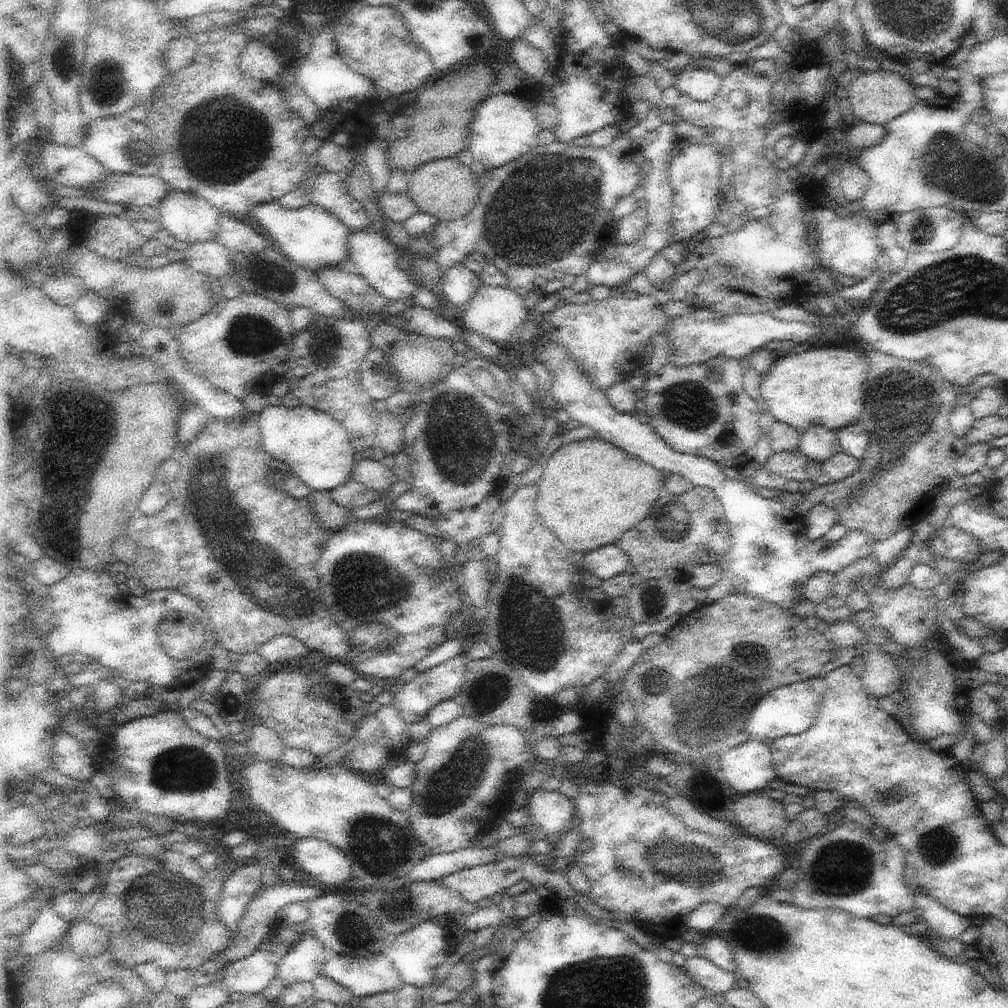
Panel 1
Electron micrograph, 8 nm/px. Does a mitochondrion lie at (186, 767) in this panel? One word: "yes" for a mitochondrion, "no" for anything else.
yes

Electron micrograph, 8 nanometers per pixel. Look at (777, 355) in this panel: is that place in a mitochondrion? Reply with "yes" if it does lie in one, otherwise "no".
no

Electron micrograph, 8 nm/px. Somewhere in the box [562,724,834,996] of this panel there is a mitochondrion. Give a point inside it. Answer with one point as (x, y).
(679, 865)

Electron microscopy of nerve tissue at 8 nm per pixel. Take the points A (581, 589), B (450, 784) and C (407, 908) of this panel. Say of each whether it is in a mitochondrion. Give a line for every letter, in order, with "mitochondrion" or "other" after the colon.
A: other
B: mitochondrion
C: mitochondrion

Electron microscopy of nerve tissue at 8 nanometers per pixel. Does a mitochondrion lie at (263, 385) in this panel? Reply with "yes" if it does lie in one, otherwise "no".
no

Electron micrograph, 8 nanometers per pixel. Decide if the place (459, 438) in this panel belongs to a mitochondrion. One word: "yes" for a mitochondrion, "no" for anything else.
yes

